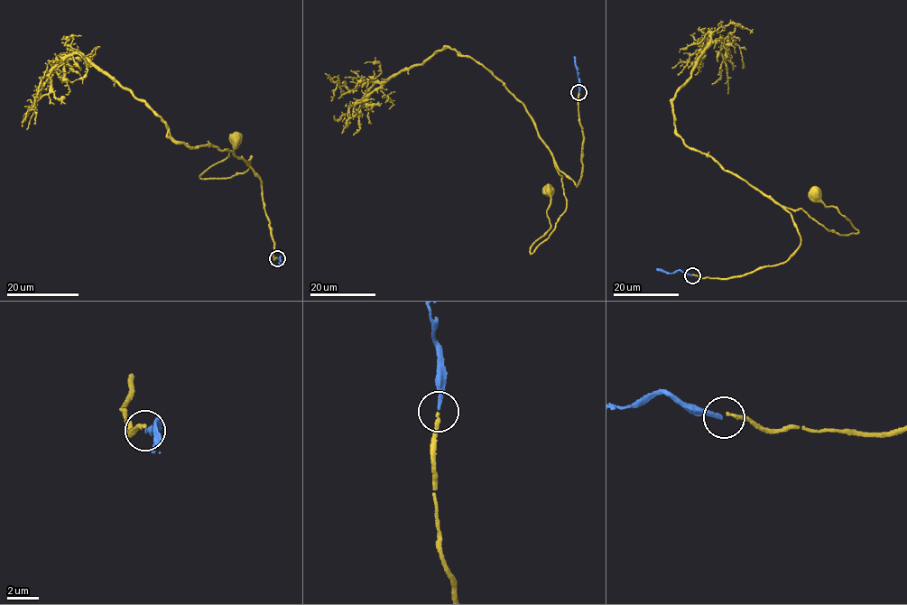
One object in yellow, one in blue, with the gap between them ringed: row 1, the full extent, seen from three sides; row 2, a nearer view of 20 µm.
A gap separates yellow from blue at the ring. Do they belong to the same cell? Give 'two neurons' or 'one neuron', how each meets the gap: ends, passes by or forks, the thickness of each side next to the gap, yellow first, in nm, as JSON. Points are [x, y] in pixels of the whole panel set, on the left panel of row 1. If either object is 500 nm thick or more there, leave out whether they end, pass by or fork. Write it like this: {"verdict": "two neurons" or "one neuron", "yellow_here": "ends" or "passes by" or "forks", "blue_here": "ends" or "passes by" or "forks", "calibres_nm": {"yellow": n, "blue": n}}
{"verdict": "two neurons", "yellow_here": "ends", "blue_here": "ends", "calibres_nm": {"yellow": 220, "blue": 240}}

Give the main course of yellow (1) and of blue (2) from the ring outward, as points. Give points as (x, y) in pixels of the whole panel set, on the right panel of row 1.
1: (693, 274), (727, 279), (783, 263), (800, 243), (789, 208), (801, 209), (837, 233), (858, 231), (814, 191)
2: (692, 275), (680, 271), (665, 273), (656, 268)

